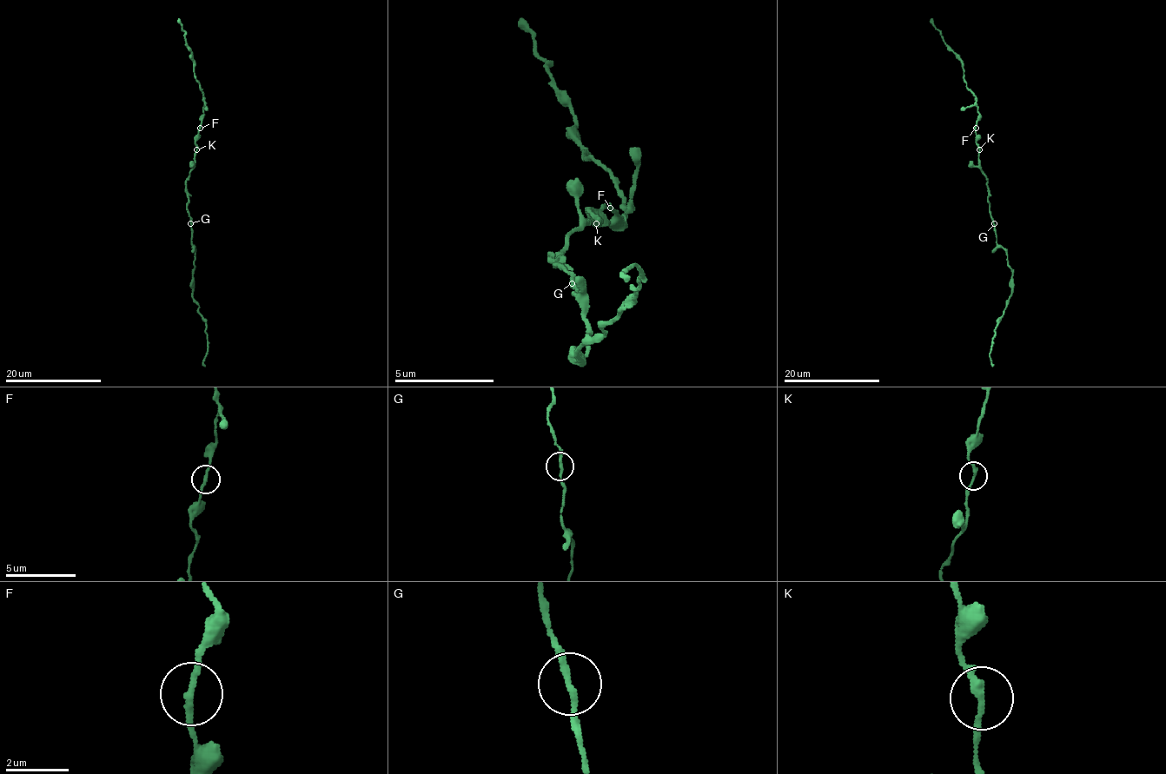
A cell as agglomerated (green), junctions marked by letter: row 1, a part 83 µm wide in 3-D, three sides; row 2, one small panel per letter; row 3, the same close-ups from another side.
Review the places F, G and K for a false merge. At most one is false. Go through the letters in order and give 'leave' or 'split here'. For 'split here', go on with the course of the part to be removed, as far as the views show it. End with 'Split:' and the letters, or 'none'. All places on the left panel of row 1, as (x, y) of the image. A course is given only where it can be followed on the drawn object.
F: leave
G: leave
K: leave
Split: none

